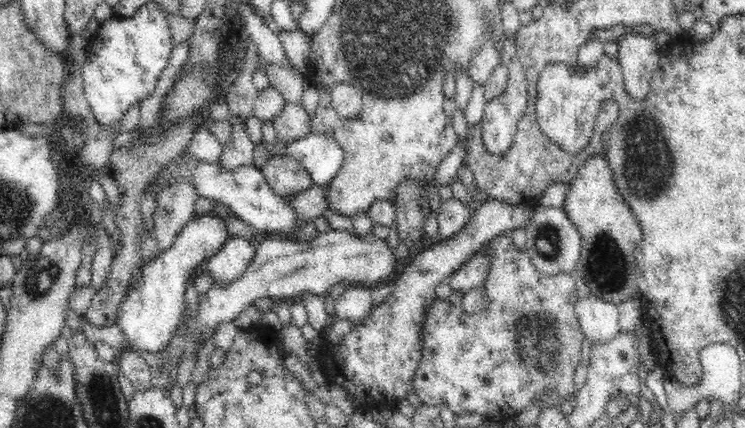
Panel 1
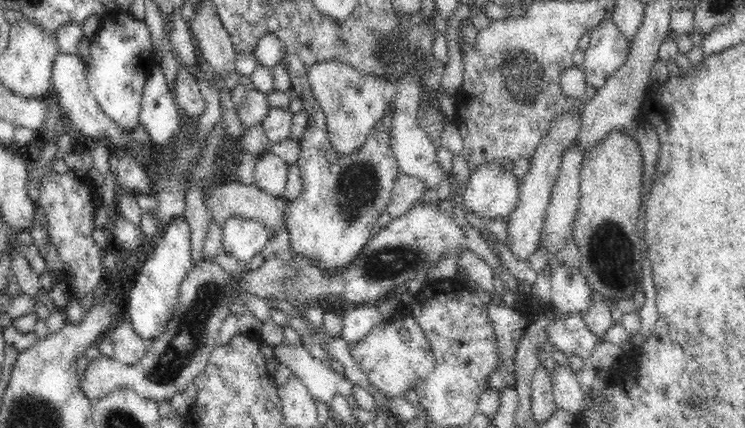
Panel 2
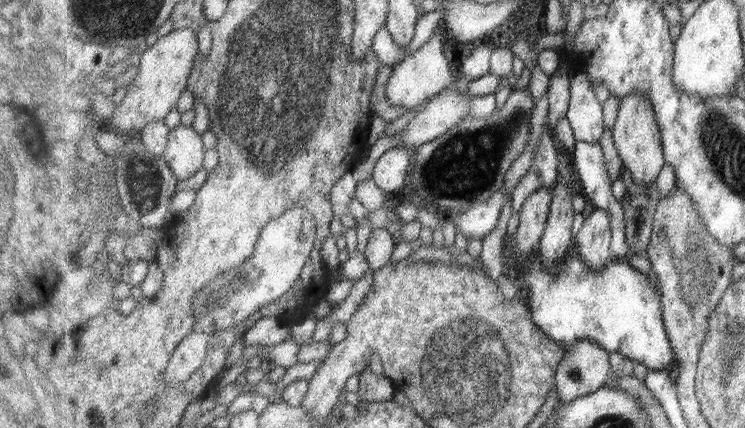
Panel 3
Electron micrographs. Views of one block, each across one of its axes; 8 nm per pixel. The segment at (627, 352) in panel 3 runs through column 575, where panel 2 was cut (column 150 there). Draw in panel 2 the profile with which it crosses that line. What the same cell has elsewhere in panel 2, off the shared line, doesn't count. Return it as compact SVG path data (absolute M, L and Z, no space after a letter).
M180 217L174 220L149 250L141 269L136 271L135 281L128 294L127 316L131 319L134 331L143 340L154 342L168 328L168 321L177 307L180 285L194 268L190 236L186 219Z

